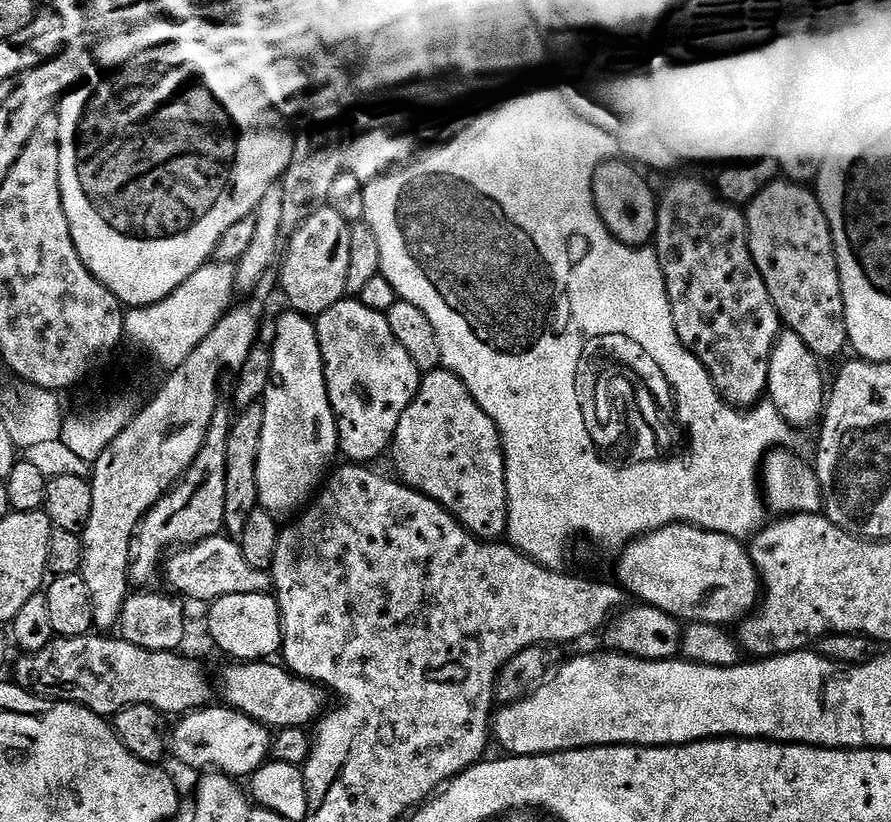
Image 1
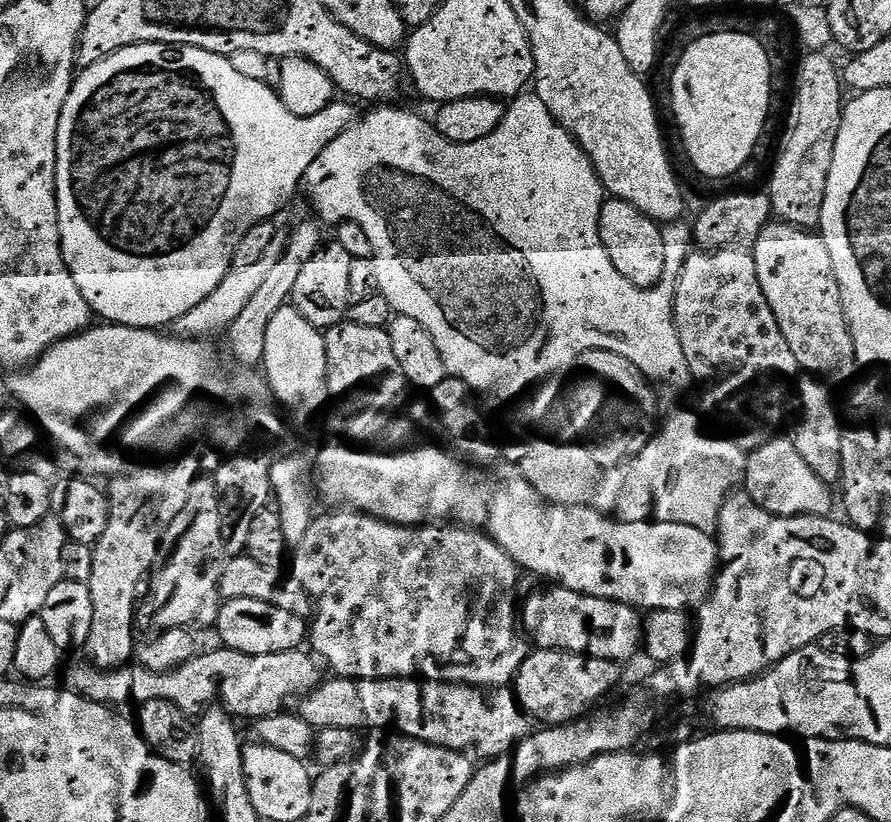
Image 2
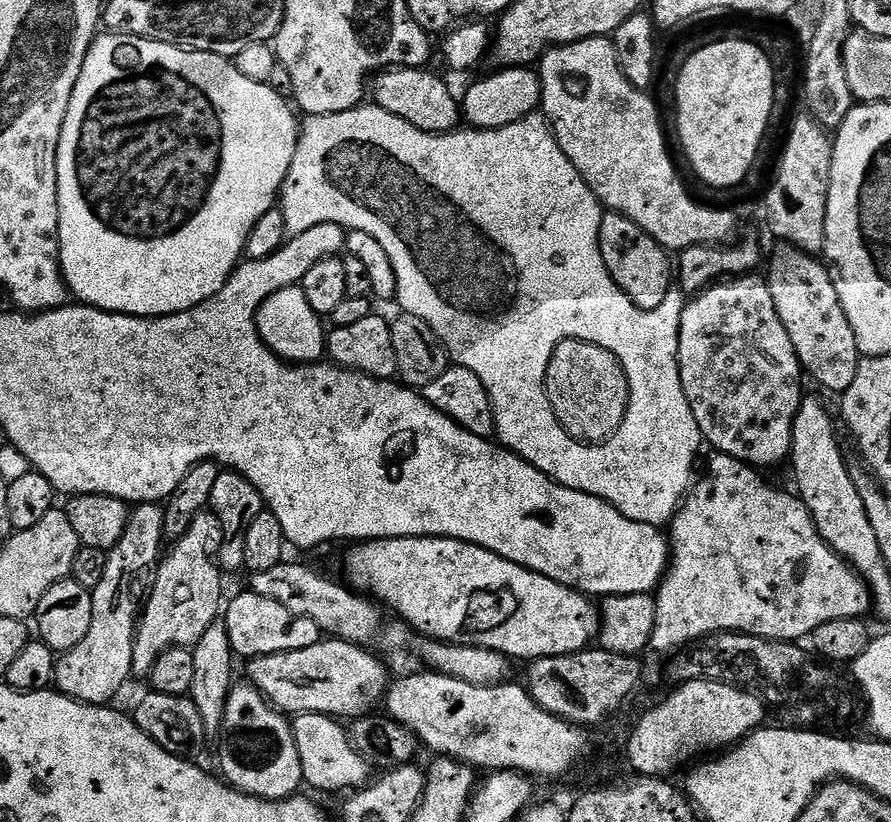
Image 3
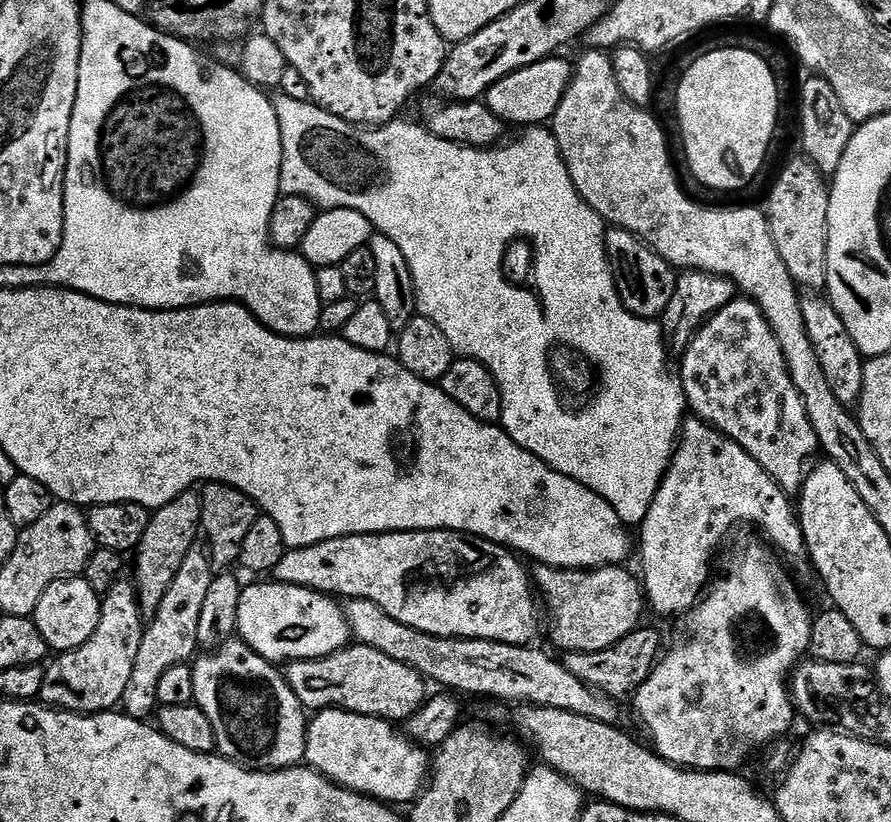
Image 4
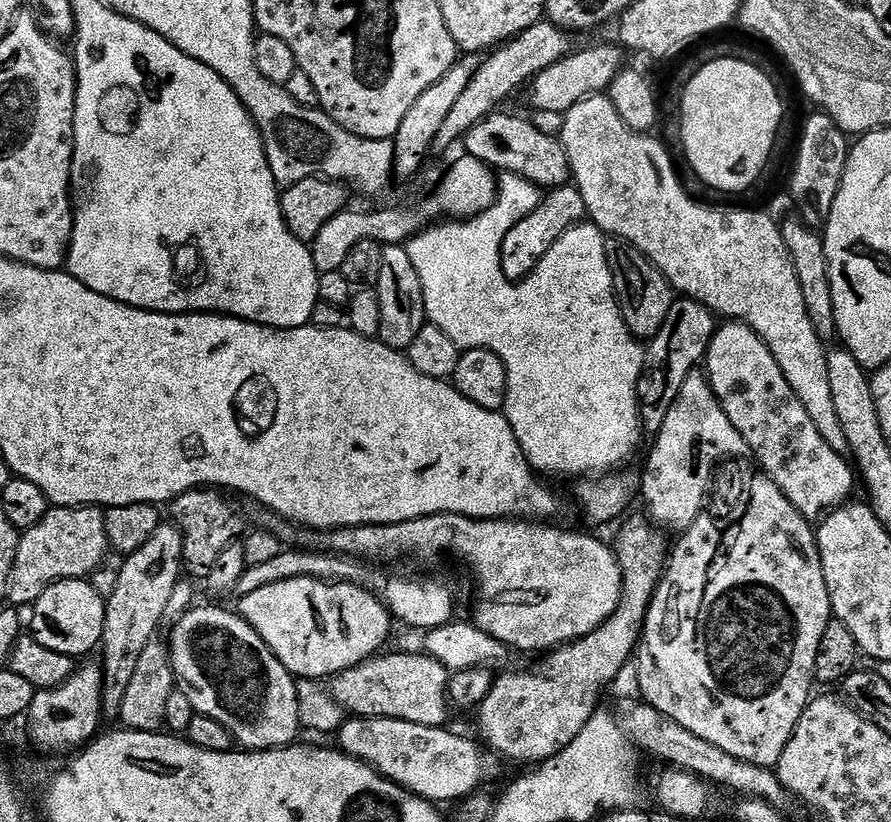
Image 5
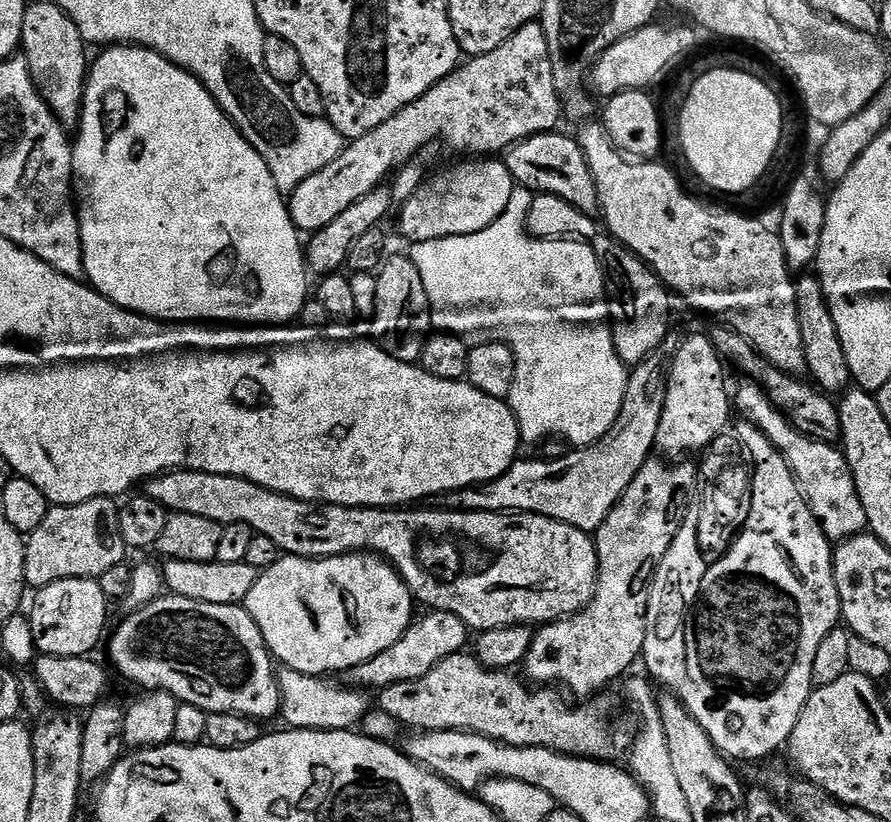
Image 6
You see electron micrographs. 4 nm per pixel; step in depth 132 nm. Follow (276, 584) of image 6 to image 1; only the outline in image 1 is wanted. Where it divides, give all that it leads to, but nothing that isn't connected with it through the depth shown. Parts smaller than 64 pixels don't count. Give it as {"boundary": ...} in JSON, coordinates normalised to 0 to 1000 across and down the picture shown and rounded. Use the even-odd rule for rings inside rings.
{"boundary":[[[265,723],[237,731],[233,769],[238,779],[265,805],[296,805],[315,792],[319,773],[314,760],[314,735],[309,724]]]}

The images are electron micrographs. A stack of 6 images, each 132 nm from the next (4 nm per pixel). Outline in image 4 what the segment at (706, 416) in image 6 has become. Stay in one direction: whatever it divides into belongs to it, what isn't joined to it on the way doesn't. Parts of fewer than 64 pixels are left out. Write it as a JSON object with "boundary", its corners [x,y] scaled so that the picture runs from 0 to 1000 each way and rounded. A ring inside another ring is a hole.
{"boundary":[[[773,505],[763,523],[754,561],[750,563],[747,577],[738,591],[738,601],[734,611],[730,611],[725,630],[716,640],[718,691],[723,695],[721,714],[726,738],[731,743],[733,740],[741,749],[760,752],[776,745],[788,721],[796,714],[797,702],[800,700],[799,675],[807,669],[808,661],[816,655],[817,646],[825,637],[845,637],[872,673],[881,672],[884,676],[899,678],[903,675],[902,651],[895,619],[873,591],[873,586],[869,586],[869,582],[864,582],[864,577],[860,577],[860,572],[855,572],[855,567],[851,567],[851,562],[846,562],[846,557],[842,557],[842,552],[837,552],[837,547],[833,547],[828,538],[824,538],[785,506]]]}

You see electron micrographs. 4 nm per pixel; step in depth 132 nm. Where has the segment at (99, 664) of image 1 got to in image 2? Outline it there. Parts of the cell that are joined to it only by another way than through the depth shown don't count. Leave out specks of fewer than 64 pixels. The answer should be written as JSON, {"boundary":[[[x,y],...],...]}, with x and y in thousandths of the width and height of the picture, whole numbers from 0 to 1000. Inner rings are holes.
{"boundary":[[[242,786],[239,793],[228,793],[190,818],[169,818],[156,810],[129,815],[113,815],[107,810],[81,813],[74,837],[118,859],[144,856],[147,852],[190,852],[207,866],[220,869],[230,859],[244,856],[262,873],[279,871],[279,877],[286,878],[295,871],[309,871],[322,858],[319,856],[322,852],[331,853],[342,847],[361,827],[355,814],[356,804],[341,791],[286,798]]]}

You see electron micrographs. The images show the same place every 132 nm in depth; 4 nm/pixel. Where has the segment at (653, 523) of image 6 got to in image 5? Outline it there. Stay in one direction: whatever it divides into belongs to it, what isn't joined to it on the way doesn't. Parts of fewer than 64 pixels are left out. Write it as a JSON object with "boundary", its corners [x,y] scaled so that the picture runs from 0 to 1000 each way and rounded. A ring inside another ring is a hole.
{"boundary":[[[726,627],[708,628],[695,639],[696,648],[691,652],[691,662],[689,661],[689,670],[698,693],[698,727],[694,732],[694,742],[689,742],[689,747],[685,747],[685,752],[671,762],[671,766],[658,771],[652,779],[642,779],[639,783],[618,790],[598,818],[566,818],[553,826],[550,844],[545,844],[533,871],[535,870],[534,886],[540,895],[538,899],[558,921],[567,926],[576,925],[579,929],[593,929],[588,932],[605,932],[631,912],[641,910],[644,898],[653,893],[653,883],[658,883],[658,878],[662,878],[664,870],[671,865],[672,856],[669,855],[673,852],[673,837],[681,838],[694,815],[698,815],[698,810],[710,802],[723,768],[727,736],[732,734],[732,725],[745,700],[747,667],[745,672],[746,648]]]}

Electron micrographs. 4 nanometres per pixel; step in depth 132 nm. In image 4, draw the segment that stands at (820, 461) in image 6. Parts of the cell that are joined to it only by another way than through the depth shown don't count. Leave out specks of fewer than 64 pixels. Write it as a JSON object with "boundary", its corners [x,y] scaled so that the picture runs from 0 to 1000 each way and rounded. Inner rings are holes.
{"boundary":[[[827,363],[802,380],[781,405],[762,443],[761,461],[771,495],[793,516],[828,538],[828,543],[833,543],[833,547],[837,547],[837,552],[873,586],[886,606],[897,605],[905,578],[902,564],[912,563],[911,554],[917,554],[920,539],[914,528],[914,518],[909,518],[905,494],[900,494],[900,479],[896,479],[884,454],[878,421],[873,421],[873,411],[869,411],[869,401],[864,401],[851,371],[842,364]]]}

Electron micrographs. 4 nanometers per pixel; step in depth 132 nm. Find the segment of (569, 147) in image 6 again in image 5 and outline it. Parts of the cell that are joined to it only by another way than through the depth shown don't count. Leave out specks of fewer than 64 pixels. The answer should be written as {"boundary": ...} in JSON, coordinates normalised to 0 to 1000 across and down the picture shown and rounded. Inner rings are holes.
{"boundary":[[[558,134],[545,145],[536,148],[522,162],[519,179],[526,190],[536,192],[553,207],[562,210],[576,209],[579,214],[599,221],[607,231],[629,229],[639,223],[642,208],[635,192],[635,182],[623,164],[609,161],[602,151],[574,141],[567,134]]]}

